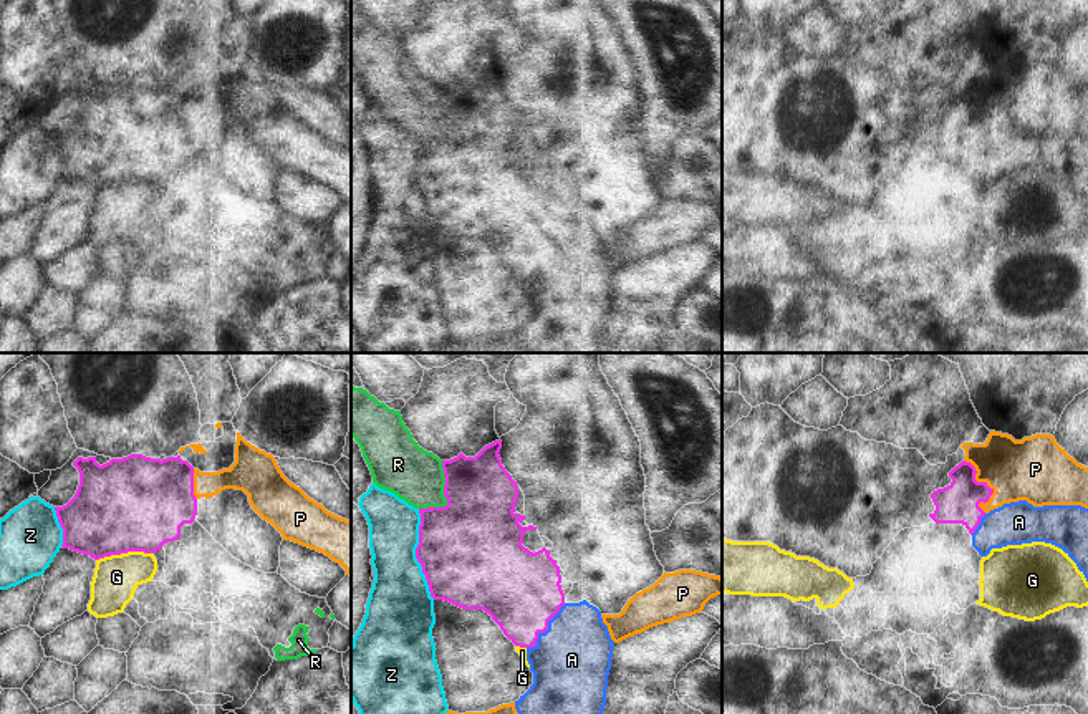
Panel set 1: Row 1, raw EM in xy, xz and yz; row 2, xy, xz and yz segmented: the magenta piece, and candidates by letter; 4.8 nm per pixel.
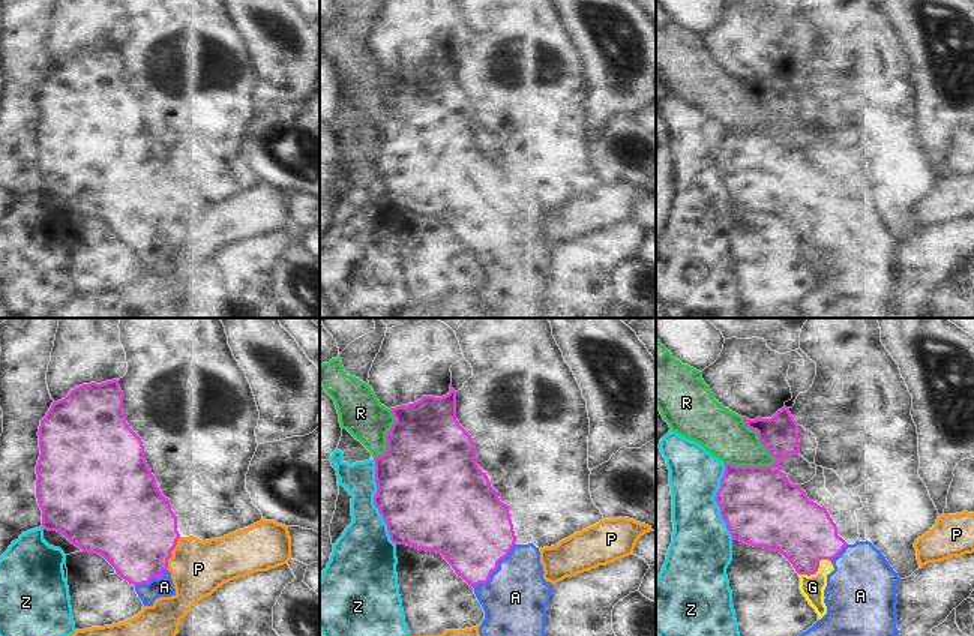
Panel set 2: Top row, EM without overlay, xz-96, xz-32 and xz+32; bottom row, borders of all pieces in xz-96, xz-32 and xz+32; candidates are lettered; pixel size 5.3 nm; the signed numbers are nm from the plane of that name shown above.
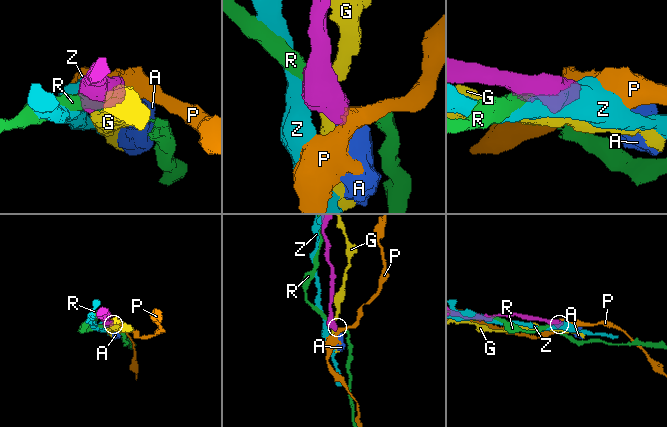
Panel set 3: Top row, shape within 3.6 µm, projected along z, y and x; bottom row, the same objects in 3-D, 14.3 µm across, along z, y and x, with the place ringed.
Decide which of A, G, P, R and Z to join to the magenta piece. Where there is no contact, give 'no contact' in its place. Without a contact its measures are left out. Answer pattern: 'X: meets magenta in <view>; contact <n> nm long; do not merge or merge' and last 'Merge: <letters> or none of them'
A: meets magenta in xz; contact 300 nm long; merge
G: meets magenta in xy; contact 280 nm long; do not merge
P: meets magenta in yz; contact 280 nm long; do not merge
R: meets magenta in xz; contact 260 nm long; do not merge
Z: meets magenta in xz; contact 440 nm long; do not merge
Merge: A

